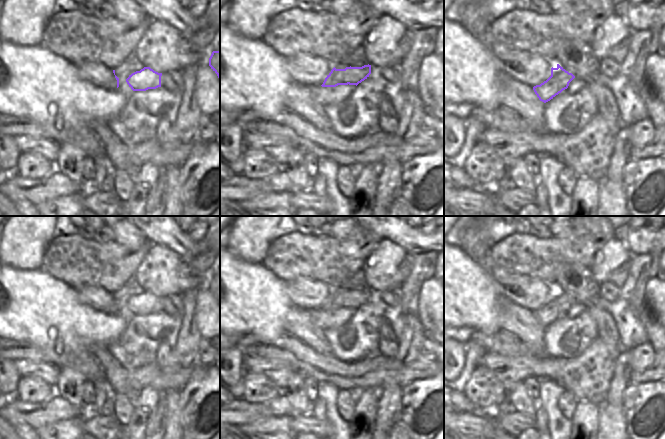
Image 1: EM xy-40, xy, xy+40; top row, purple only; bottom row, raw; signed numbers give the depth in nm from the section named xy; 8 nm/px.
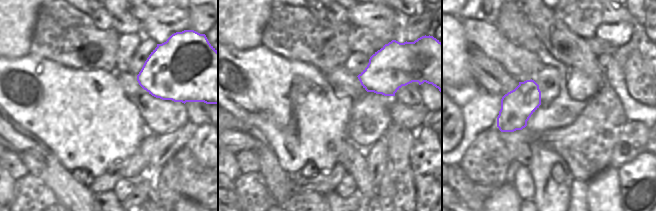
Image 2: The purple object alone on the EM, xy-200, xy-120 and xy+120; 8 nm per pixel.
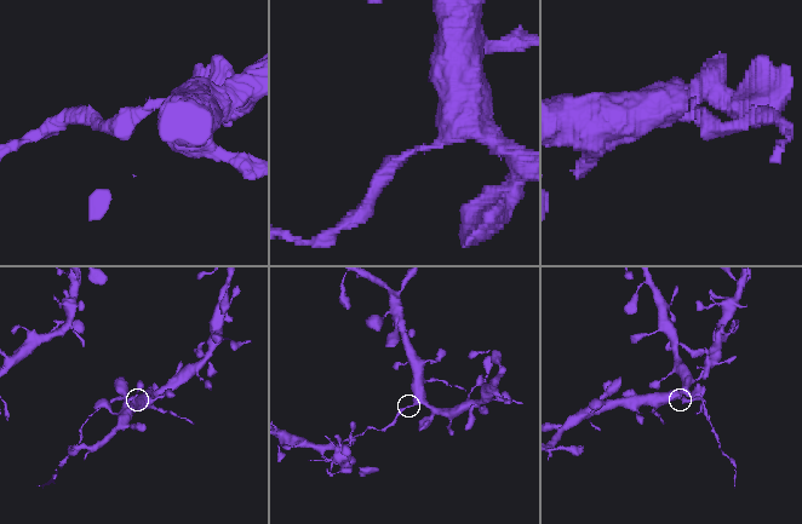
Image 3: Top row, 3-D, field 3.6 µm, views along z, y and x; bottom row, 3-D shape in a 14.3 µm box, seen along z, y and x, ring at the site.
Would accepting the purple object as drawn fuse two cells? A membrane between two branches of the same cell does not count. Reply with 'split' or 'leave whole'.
split

